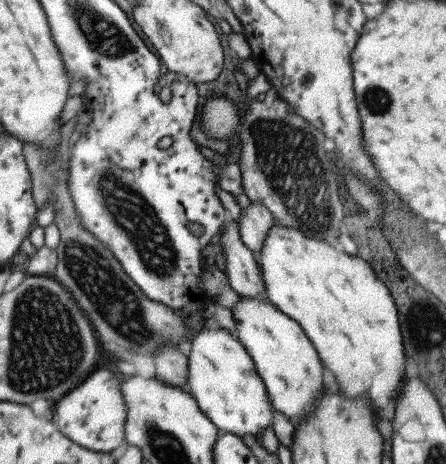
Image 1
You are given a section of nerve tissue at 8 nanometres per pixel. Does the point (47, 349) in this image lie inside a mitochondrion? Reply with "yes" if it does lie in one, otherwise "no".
yes

